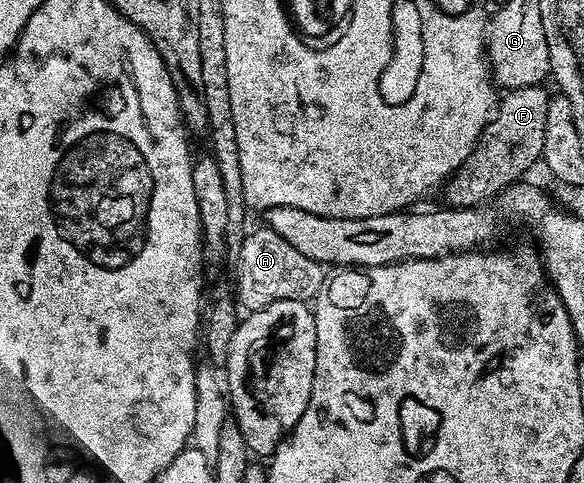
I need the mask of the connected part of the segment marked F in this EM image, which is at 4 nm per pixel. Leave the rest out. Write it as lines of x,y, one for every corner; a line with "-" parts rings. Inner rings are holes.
543,85
523,86
499,95
494,113
480,133
475,148
455,174
444,183
442,195
449,207
480,208
492,197
503,195
535,162
541,161
546,136
546,108
550,97

